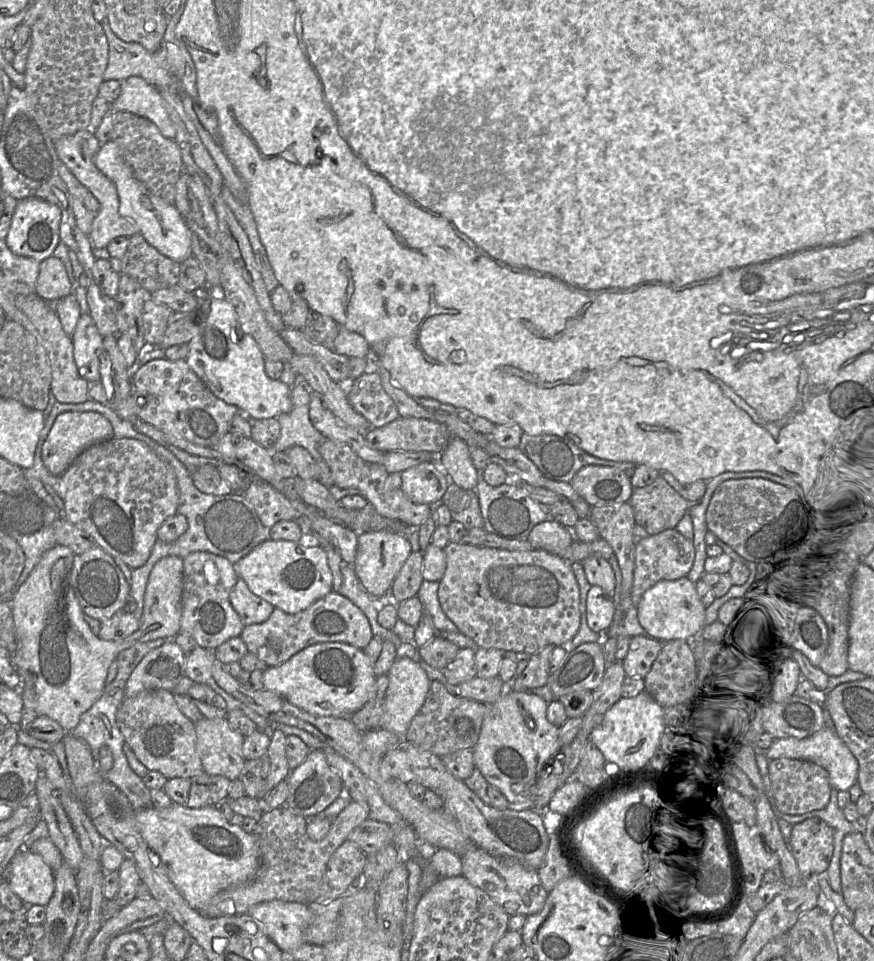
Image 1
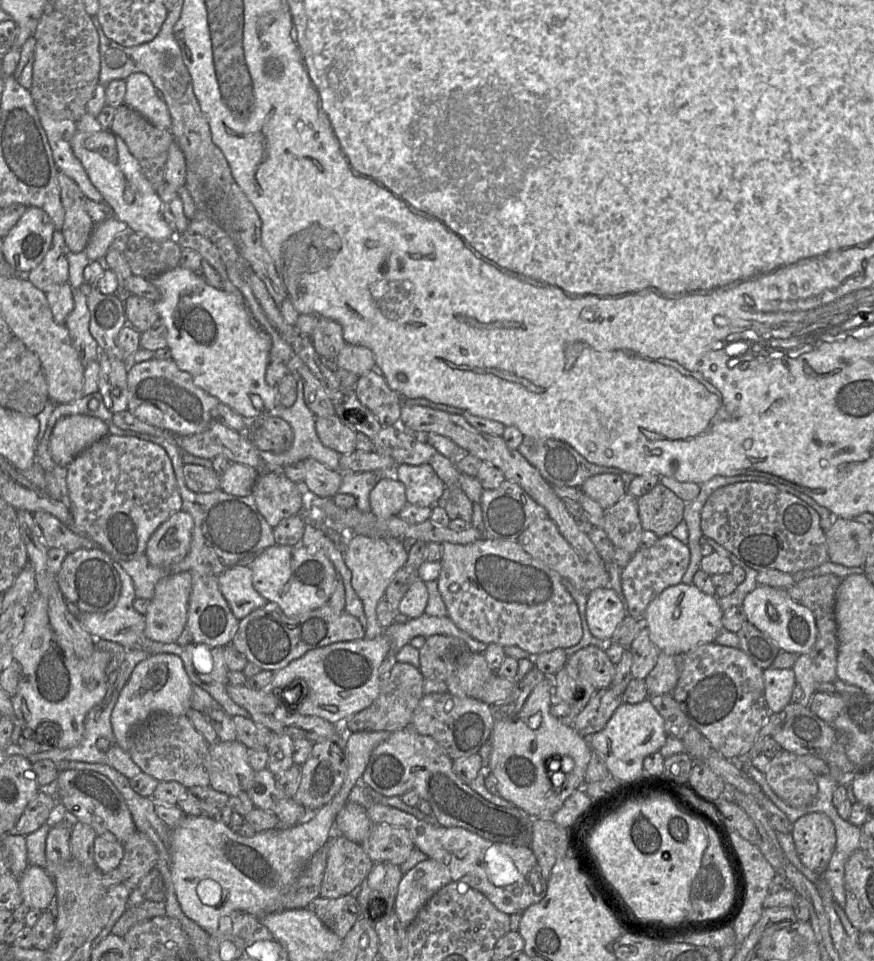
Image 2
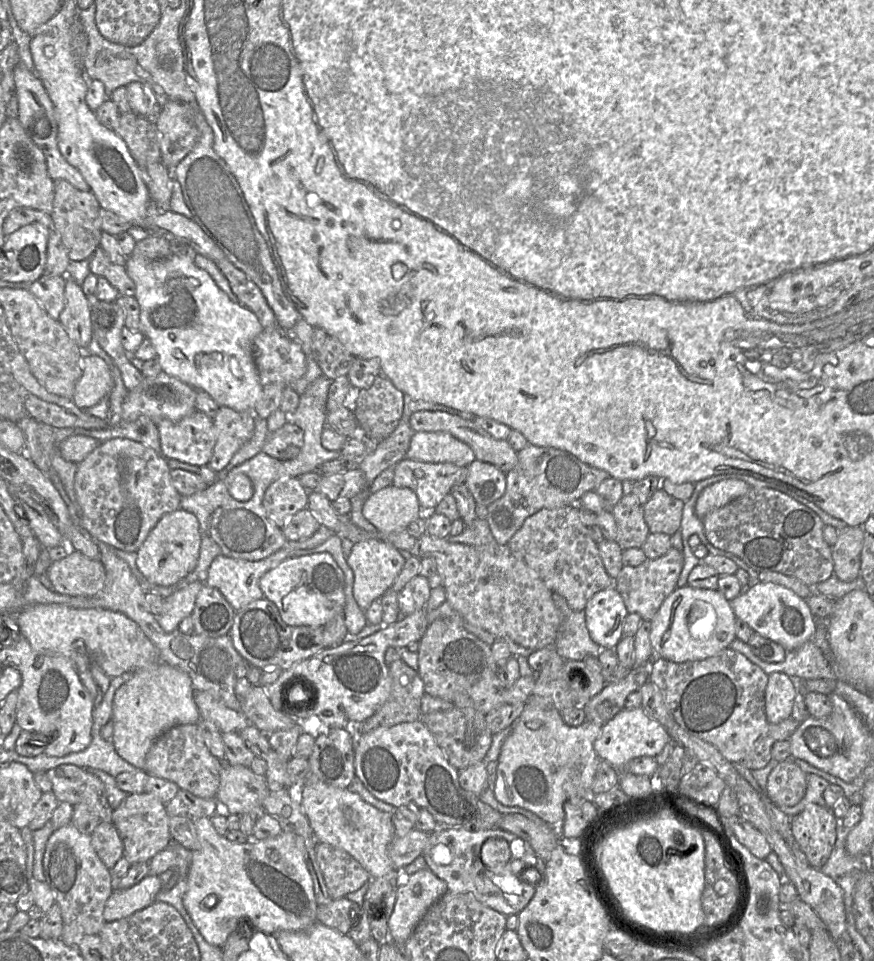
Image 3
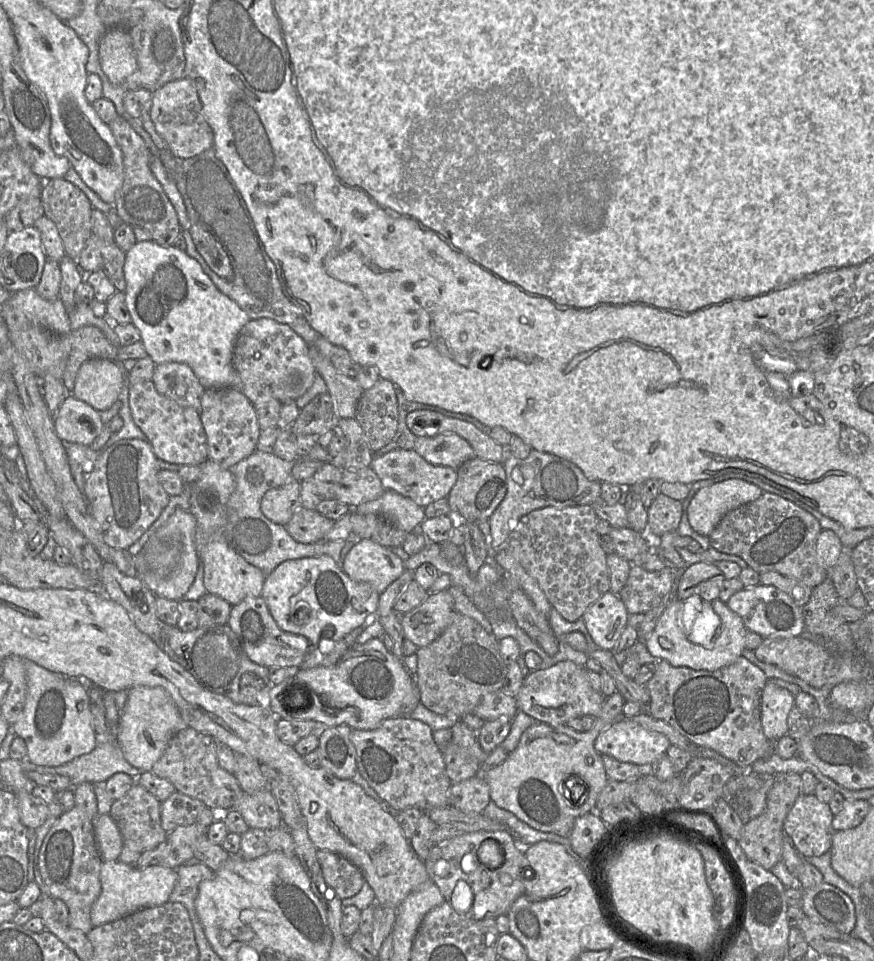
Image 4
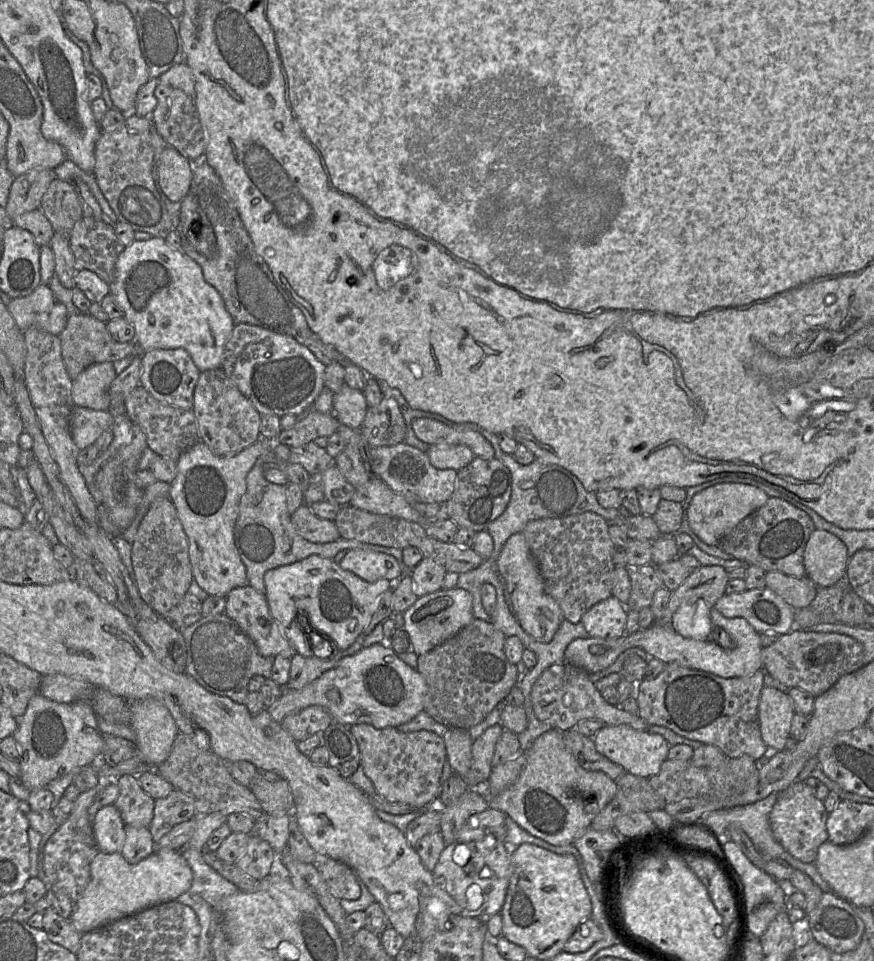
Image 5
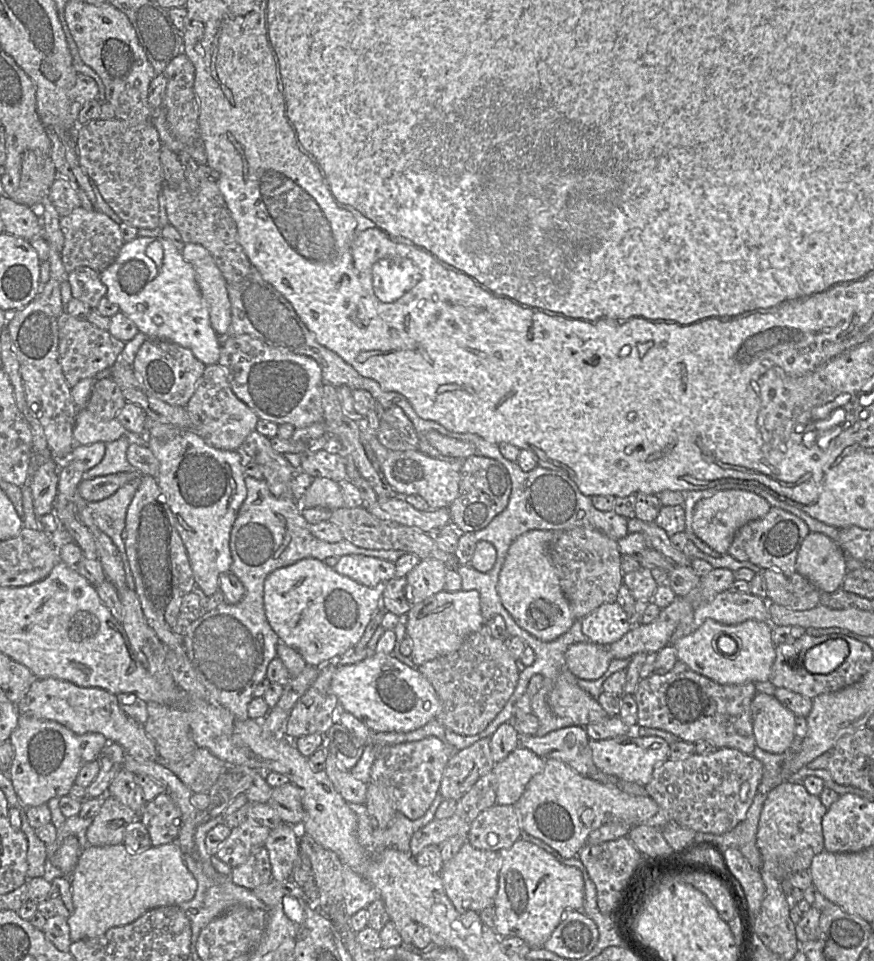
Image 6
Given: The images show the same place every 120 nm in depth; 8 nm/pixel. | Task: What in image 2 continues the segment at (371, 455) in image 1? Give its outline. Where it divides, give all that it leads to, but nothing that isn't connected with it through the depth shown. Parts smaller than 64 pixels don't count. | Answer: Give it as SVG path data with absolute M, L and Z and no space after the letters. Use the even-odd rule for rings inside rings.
M337 414L330 417L316 417L316 432L322 444L340 455L356 450L357 432L346 426Z

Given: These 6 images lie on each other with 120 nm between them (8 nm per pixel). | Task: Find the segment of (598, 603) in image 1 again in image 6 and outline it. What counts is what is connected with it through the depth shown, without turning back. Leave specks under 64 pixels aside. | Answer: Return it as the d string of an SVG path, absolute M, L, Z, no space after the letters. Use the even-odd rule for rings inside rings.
M605 603L581 620L582 631L590 642L611 645L619 641L634 626L621 605Z

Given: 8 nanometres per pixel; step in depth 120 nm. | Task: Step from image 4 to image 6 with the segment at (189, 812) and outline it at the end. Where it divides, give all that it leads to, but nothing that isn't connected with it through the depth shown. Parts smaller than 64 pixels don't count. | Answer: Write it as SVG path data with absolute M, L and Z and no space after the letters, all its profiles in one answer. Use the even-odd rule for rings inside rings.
M166 792L147 802L139 819L149 832L152 846L176 842L182 813Z

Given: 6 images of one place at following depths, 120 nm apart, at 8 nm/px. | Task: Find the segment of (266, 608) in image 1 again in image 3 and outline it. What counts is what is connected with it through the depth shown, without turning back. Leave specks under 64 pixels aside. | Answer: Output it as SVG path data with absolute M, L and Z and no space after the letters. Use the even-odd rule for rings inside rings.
M321 526L310 538L299 541L287 540L286 544L281 549L259 561L248 561L226 556L217 556L212 561L208 569L205 584L218 589L228 603L232 606L232 608L235 611L238 611L249 603L264 598L263 592L259 587L259 580L267 571L276 567L282 561L295 557L295 553L298 550L314 548L325 542L333 535L335 535L335 533L332 530L325 526Z

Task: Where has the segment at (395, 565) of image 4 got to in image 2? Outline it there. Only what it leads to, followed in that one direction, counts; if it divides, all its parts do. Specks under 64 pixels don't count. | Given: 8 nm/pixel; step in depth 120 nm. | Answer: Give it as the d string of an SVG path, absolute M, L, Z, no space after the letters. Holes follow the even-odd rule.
M351 535L347 538L344 561L352 574L352 587L361 599L367 619L364 638L372 640L384 633L376 615L378 603L384 599L385 592L396 573L404 567L408 552L404 542L395 538L370 538L363 535Z

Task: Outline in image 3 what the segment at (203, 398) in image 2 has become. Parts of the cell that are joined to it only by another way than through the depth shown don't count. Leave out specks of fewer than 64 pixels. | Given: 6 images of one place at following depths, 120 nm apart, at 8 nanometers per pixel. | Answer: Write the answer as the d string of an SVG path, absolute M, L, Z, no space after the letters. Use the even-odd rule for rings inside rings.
M161 371L157 376L144 377L138 386L128 391L122 404L121 419L132 422L140 416L147 416L150 419L179 421L197 410L196 396L197 391L192 386Z

